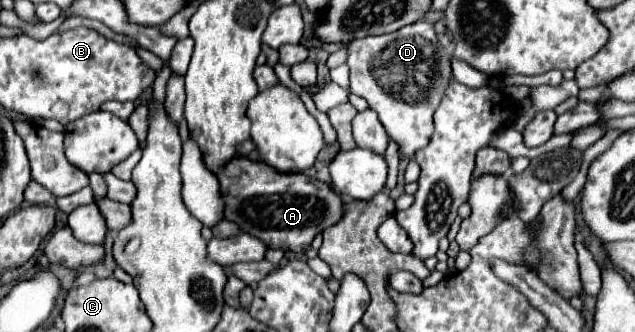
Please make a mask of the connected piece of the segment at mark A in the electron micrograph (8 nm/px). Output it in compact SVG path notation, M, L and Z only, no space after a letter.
M247 156L231 158L219 172L215 172L221 198L225 202L223 216L247 232L259 238L269 248L283 248L303 252L311 246L315 234L333 226L341 218L339 194L305 174L279 174L263 162L253 162Z

